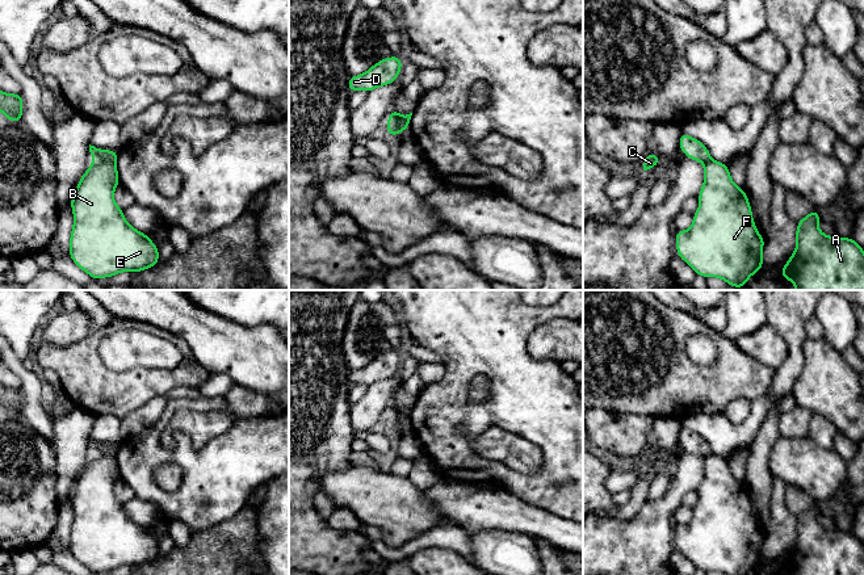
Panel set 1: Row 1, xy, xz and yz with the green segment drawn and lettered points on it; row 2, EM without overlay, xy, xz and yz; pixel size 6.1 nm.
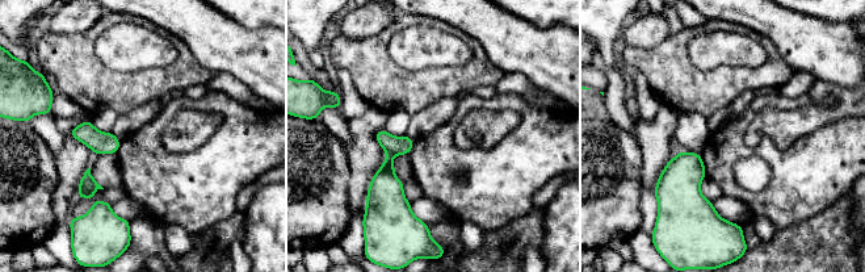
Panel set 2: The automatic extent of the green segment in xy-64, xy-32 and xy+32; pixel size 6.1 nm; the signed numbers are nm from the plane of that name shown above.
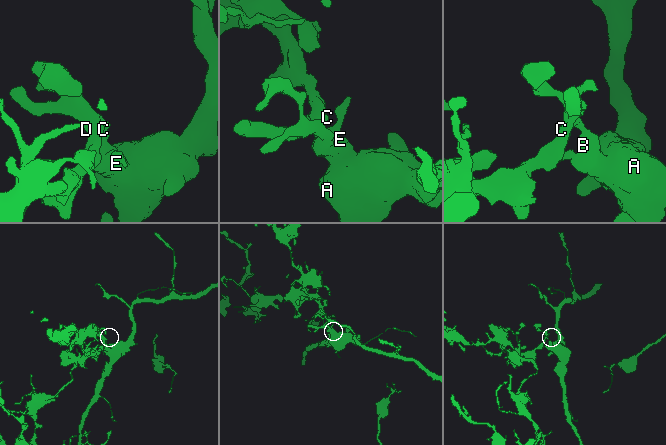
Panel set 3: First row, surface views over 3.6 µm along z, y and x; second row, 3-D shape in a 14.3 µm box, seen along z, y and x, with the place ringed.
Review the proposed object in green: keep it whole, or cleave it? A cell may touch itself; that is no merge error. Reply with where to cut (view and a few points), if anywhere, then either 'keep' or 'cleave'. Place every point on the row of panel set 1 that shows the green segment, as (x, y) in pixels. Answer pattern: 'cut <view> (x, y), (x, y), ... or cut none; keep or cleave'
cut xy (93, 159), (114, 163); cleave

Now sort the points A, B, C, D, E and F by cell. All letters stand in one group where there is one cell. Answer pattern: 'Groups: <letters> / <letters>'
Groups: A B E F / C D

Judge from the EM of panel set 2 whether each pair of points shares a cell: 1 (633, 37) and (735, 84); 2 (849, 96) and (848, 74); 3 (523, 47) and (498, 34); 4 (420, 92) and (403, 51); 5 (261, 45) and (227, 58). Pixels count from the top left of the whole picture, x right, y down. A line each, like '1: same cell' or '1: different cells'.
1: different cells
2: different cells
3: same cell
4: different cells
5: same cell

